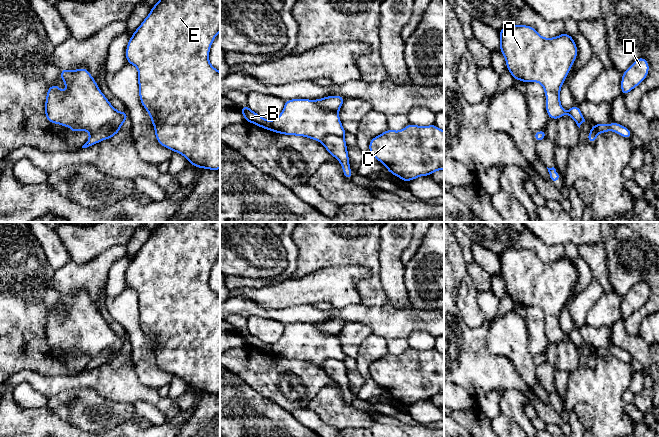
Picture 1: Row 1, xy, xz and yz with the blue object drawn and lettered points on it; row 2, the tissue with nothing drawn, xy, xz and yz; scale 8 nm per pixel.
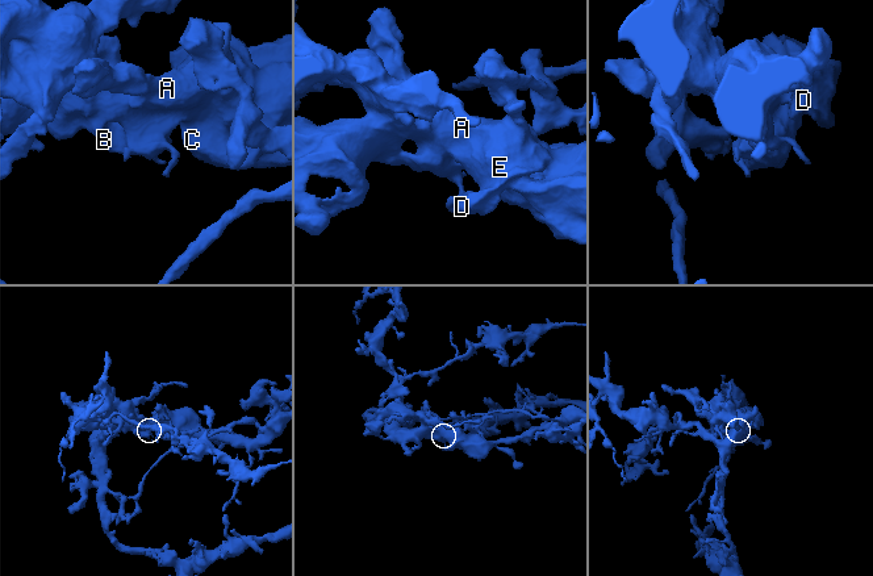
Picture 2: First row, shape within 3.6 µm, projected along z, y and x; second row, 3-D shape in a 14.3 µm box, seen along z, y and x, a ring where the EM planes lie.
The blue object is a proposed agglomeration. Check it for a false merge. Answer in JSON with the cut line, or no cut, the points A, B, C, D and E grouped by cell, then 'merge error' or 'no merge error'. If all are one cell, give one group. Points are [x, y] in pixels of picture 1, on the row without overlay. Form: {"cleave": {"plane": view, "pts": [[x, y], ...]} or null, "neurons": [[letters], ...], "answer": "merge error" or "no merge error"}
{"cleave": null, "neurons": [["A", "B", "C", "D", "E"]], "answer": "no merge error"}

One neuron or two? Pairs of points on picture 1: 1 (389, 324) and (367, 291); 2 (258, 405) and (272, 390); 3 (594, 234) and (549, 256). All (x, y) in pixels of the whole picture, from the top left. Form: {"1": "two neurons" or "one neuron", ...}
{"1": "two neurons", "2": "two neurons", "3": "two neurons"}

